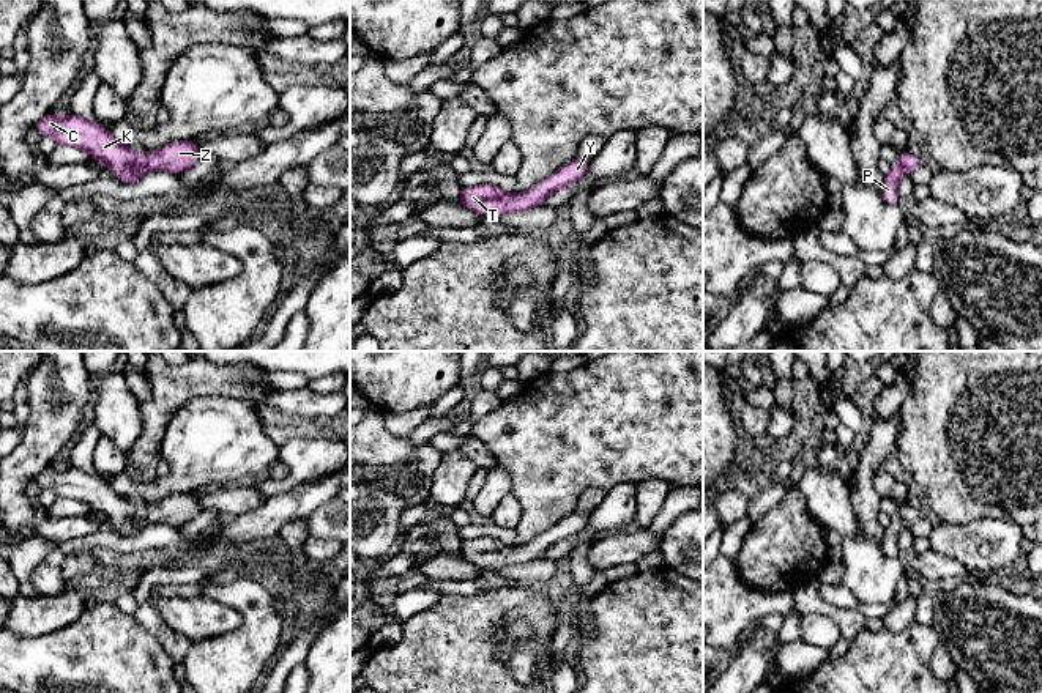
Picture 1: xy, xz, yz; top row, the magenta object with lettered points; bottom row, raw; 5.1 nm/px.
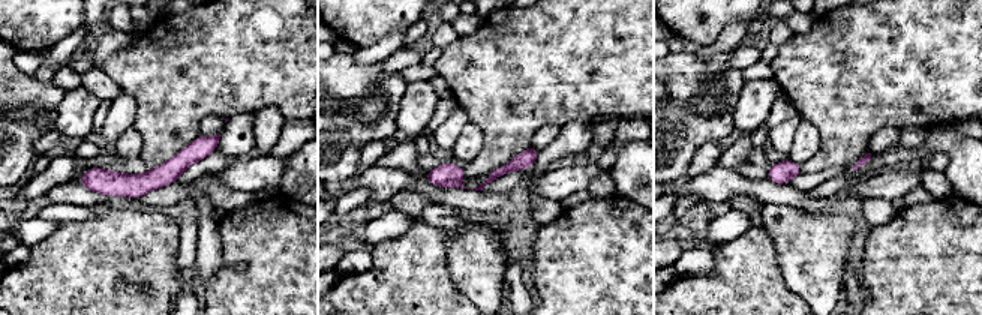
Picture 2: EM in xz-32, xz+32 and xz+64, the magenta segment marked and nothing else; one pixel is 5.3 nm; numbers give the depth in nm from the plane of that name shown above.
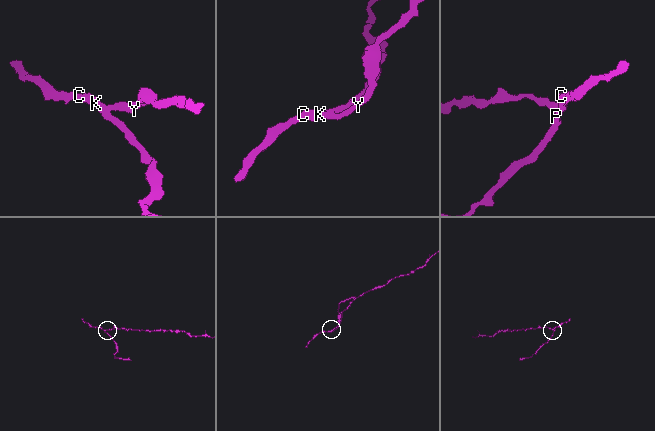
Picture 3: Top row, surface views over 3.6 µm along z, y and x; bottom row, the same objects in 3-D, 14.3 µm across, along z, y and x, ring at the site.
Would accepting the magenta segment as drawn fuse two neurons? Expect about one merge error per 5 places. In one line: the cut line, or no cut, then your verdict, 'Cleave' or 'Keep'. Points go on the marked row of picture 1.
No split. Keep

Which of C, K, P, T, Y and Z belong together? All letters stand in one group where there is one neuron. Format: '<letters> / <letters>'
C K P T Y Z

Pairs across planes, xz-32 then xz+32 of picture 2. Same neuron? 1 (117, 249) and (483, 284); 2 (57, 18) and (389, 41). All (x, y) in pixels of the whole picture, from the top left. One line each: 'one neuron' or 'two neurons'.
1: two neurons
2: two neurons

